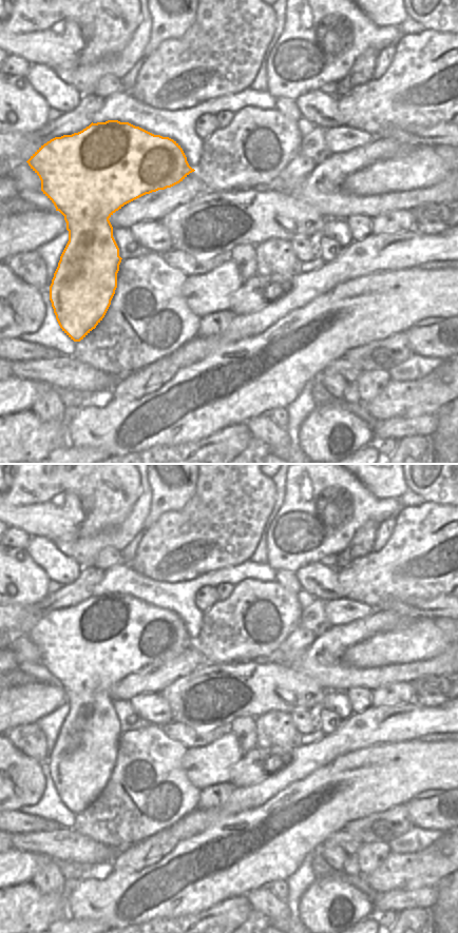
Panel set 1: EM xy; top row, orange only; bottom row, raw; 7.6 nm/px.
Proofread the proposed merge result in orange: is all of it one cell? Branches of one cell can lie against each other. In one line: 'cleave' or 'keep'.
keep

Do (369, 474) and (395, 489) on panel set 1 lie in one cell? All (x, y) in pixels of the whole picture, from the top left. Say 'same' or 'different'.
same

